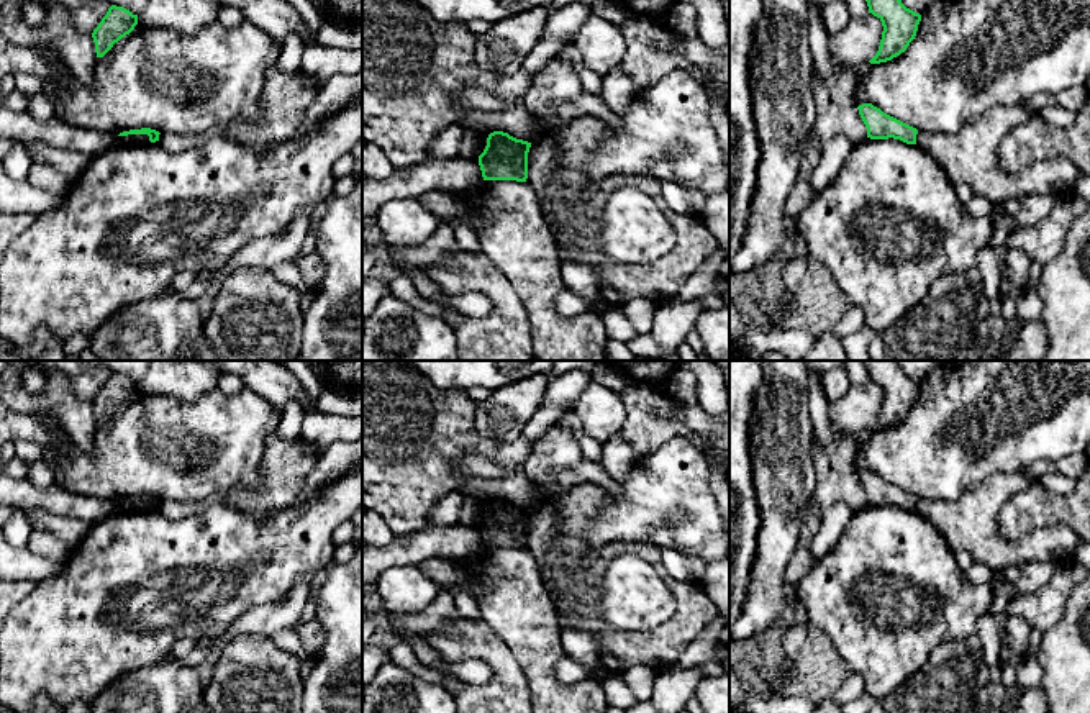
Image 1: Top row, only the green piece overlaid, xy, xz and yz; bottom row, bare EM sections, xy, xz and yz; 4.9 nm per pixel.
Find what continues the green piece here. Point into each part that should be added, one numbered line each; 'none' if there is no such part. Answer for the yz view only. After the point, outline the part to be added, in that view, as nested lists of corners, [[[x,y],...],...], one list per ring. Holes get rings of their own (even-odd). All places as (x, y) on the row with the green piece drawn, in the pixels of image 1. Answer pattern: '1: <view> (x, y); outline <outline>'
none

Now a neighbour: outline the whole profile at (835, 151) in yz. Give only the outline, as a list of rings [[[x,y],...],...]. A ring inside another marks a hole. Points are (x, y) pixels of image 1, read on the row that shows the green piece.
[[[836,134],[824,143],[821,157],[810,175],[813,190],[821,192],[838,177],[852,148],[852,141],[844,134]]]

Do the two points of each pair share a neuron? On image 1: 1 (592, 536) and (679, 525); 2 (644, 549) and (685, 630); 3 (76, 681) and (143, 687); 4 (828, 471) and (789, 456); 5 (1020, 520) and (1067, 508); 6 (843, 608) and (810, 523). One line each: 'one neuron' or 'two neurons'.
1: one neuron
2: one neuron
3: two neurons
4: two neurons
5: one neuron
6: two neurons

